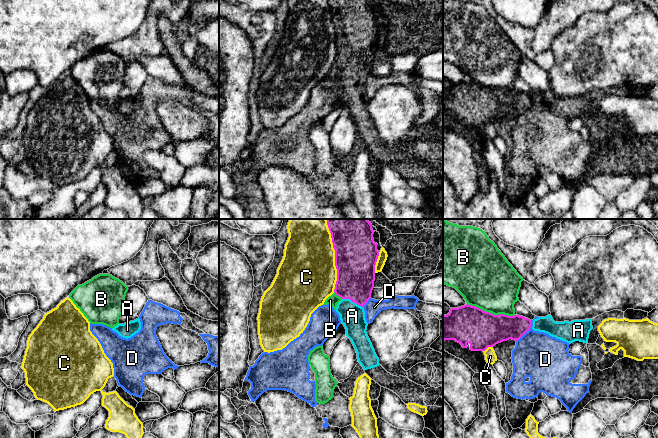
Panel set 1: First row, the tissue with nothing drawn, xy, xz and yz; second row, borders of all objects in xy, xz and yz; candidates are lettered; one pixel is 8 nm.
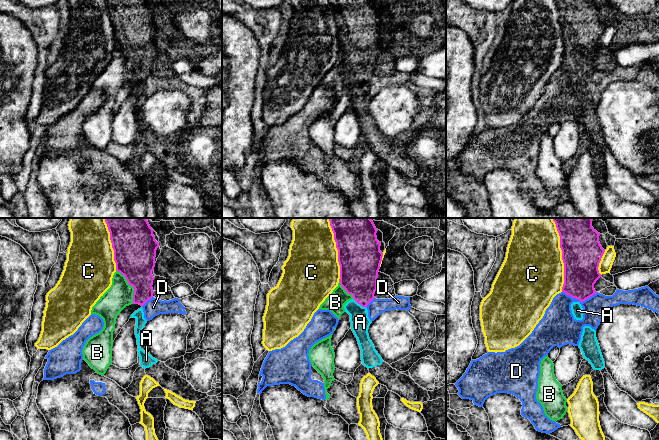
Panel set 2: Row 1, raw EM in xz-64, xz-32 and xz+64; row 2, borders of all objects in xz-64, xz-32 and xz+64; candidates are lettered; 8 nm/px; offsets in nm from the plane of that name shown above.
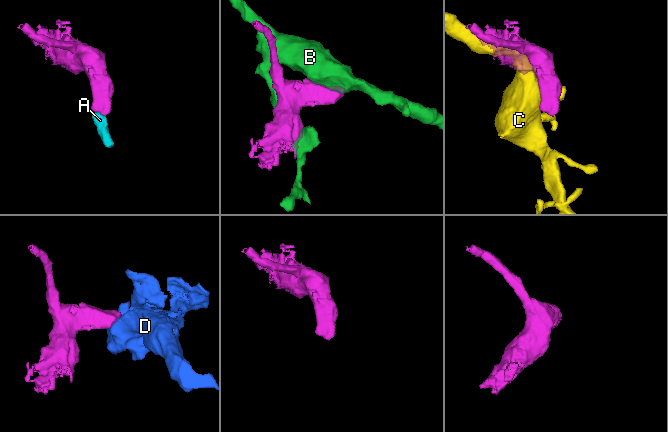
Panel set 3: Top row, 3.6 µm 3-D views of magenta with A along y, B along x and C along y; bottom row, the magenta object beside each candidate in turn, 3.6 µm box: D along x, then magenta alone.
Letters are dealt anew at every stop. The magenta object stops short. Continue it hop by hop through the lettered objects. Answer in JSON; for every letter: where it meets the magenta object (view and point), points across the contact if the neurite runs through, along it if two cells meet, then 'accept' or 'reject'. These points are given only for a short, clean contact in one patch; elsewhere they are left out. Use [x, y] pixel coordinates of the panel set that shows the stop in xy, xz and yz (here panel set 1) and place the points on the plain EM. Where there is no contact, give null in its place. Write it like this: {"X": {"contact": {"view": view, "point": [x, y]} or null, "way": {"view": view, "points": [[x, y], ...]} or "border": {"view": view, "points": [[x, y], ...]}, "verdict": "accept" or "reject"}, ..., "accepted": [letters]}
{"A": {"contact": {"view": "xz", "point": [352, 77]}, "way": {"view": "xz", "points": [[355, 46], [355, 71], [352, 77], [352, 92]]}, "verdict": "accept"}, "B": {"contact": {"view": "yz", "point": [491, 89]}, "verdict": "reject"}, "C": {"contact": {"view": "xz", "point": [335, 34]}, "verdict": "reject"}, "D": {"contact": {"view": "yz", "point": [527, 107]}, "border": {"view": "yz", "points": [[531, 96], [529, 105], [516, 117]]}, "verdict": "reject"}, "accepted": ["A"]}

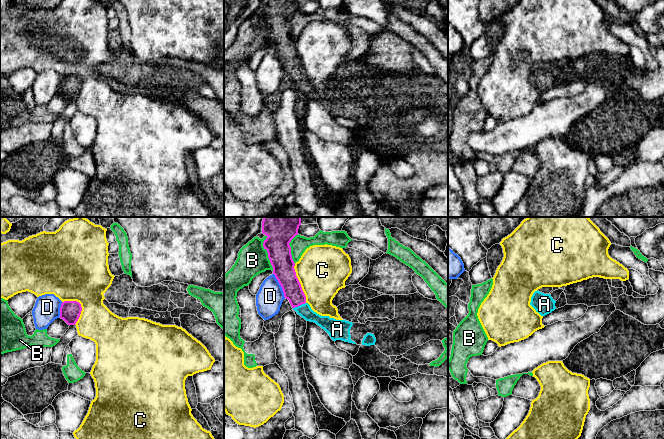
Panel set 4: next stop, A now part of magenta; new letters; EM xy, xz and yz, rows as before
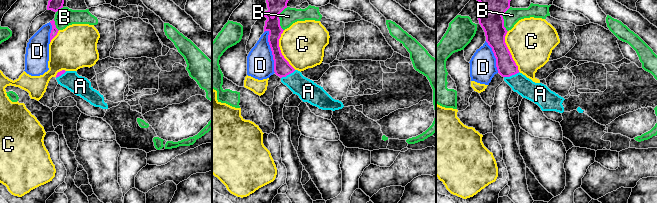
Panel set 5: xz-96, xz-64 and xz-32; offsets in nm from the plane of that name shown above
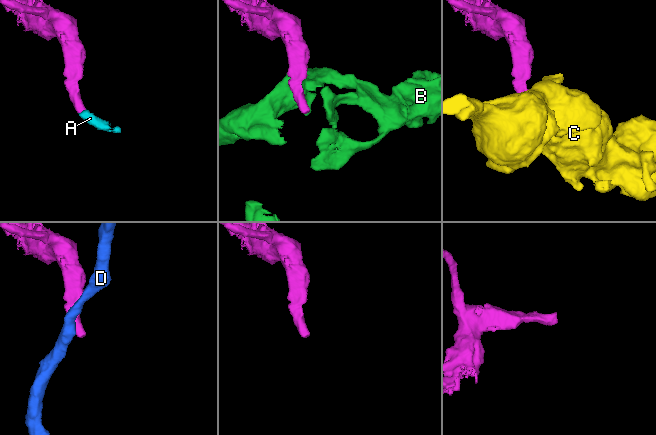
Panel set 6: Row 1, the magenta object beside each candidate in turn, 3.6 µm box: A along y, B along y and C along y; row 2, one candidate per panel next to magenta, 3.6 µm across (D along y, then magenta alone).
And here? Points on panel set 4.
{"A": {"contact": {"view": "xz", "point": [299, 81]}, "way": {"view": "xz", "points": [[287, 54], [299, 81], [309, 91], [325, 98]]}, "verdict": "accept"}, "B": {"contact": {"view": "xz", "point": [267, 28]}, "verdict": "reject"}, "C": {"contact": {"view": "xz", "point": [299, 59]}, "border": {"view": "xz", "points": [[294, 39], [295, 51], [306, 78]]}, "verdict": "reject"}, "D": {"contact": {"view": "xz", "point": [280, 60]}, "border": {"view": "xz", "points": [[273, 49], [285, 73]]}, "verdict": "reject"}, "accepted": ["A"]}

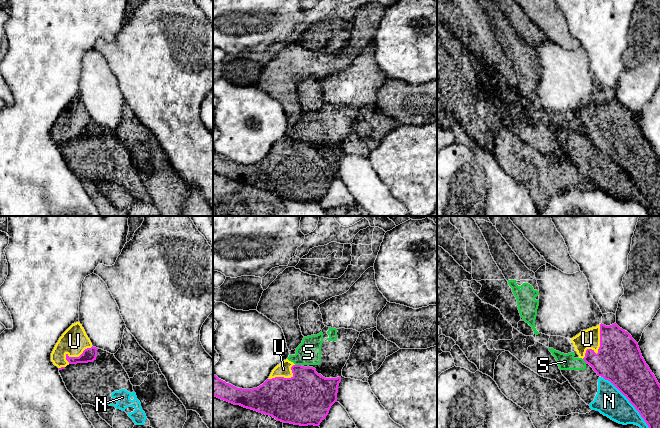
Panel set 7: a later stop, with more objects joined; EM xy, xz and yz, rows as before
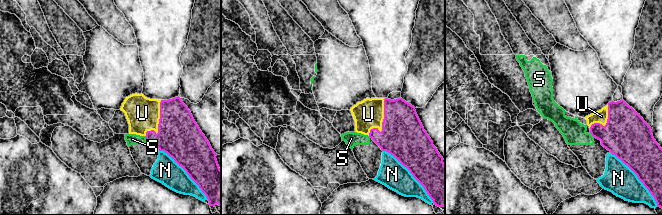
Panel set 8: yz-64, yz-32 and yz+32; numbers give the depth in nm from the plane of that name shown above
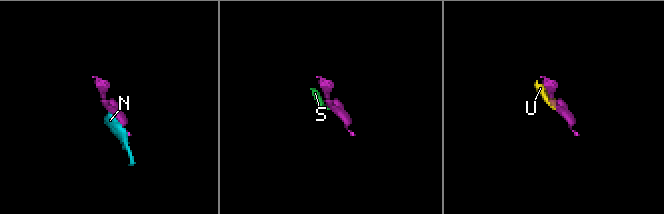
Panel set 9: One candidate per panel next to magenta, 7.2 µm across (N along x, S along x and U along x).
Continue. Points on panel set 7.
{"N": {"contact": {"view": "yz", "point": [629, 177]}, "verdict": "reject"}, "S": {"contact": {"view": "xz", "point": [298, 141]}, "border": {"view": "xz", "points": [[295, 140], [300, 141]]}, "verdict": "reject"}, "U": {"contact": {"view": "yz", "point": [599, 124]}, "verdict": "accept"}, "accepted": ["U"]}

